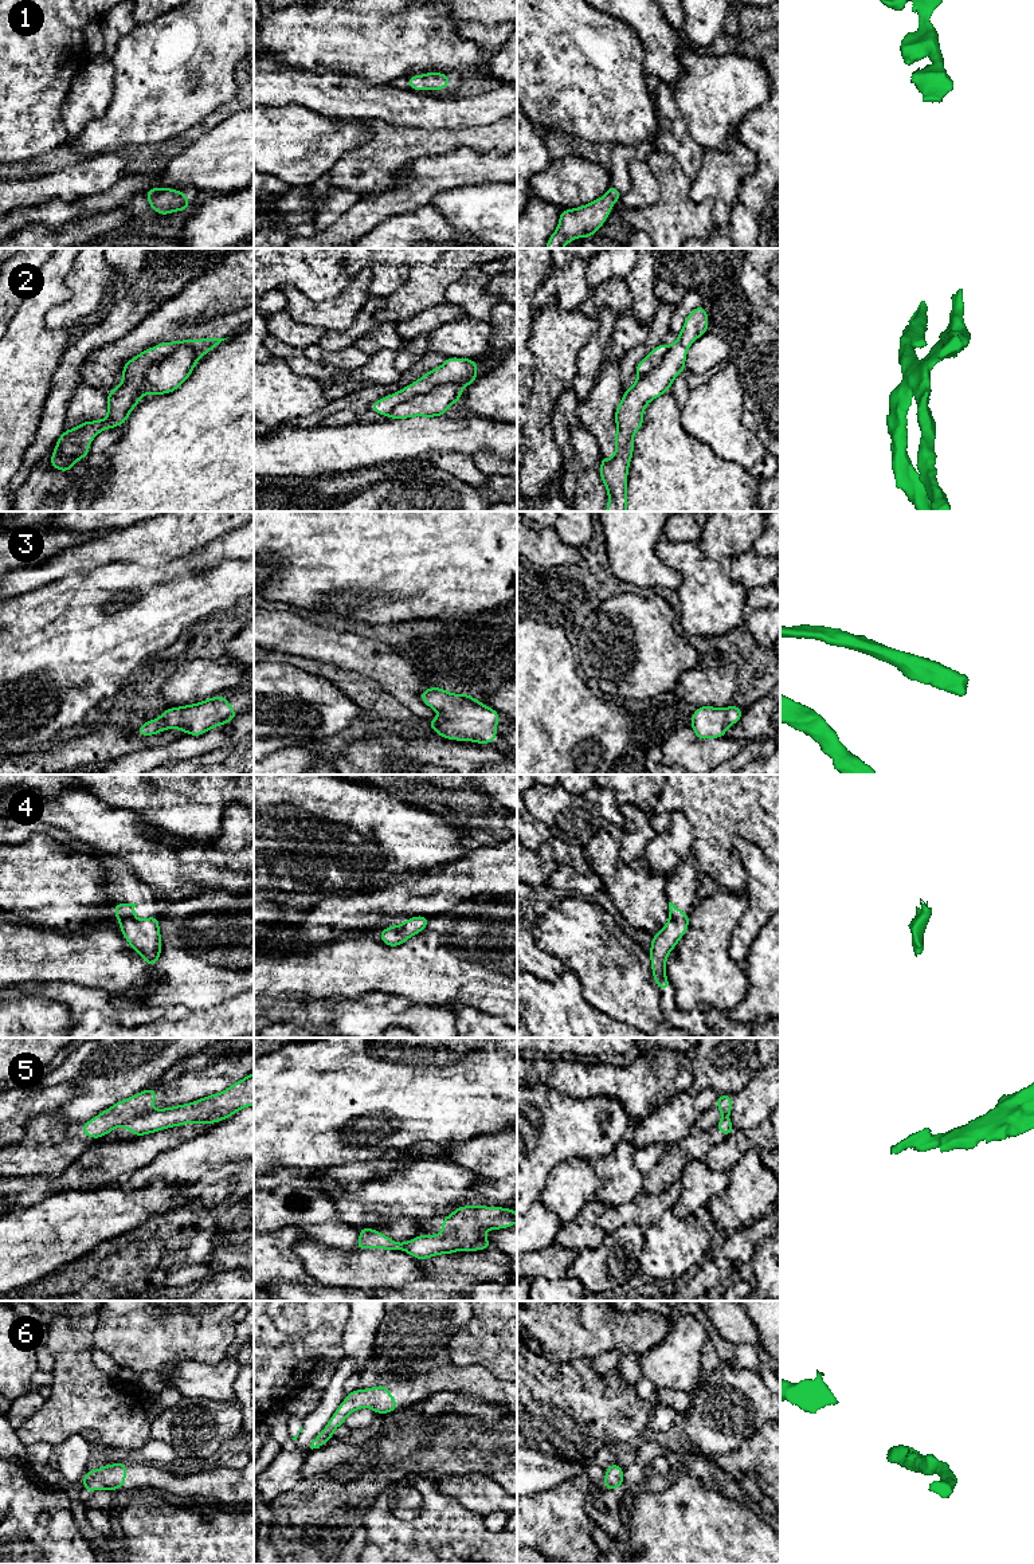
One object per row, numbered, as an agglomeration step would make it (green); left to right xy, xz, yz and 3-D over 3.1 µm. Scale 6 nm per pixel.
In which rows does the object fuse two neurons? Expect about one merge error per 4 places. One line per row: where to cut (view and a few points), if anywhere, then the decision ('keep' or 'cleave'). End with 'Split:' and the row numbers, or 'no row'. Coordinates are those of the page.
1: no cut; keep
2: cut in xy along (196, 352), (176, 348), (155, 361), (147, 371), (145, 392); cleave
3: no cut; keep
4: no cut; keep
5: cut in xy along (141, 1113), (120, 1125); cleave
6: no cut; keep
Split: 2, 5

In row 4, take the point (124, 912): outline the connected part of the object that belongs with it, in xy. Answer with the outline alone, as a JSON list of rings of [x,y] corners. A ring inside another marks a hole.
[[[114,903],[114,914],[121,925],[120,932],[128,944],[142,957],[148,965],[156,965],[161,955],[161,934],[157,916],[138,920],[134,914],[137,903]]]

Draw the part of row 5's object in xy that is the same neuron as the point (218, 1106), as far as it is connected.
[[[254,1071],[222,1093],[173,1108],[148,1110],[121,1126],[136,1137],[184,1124],[215,1124],[254,1105]]]

